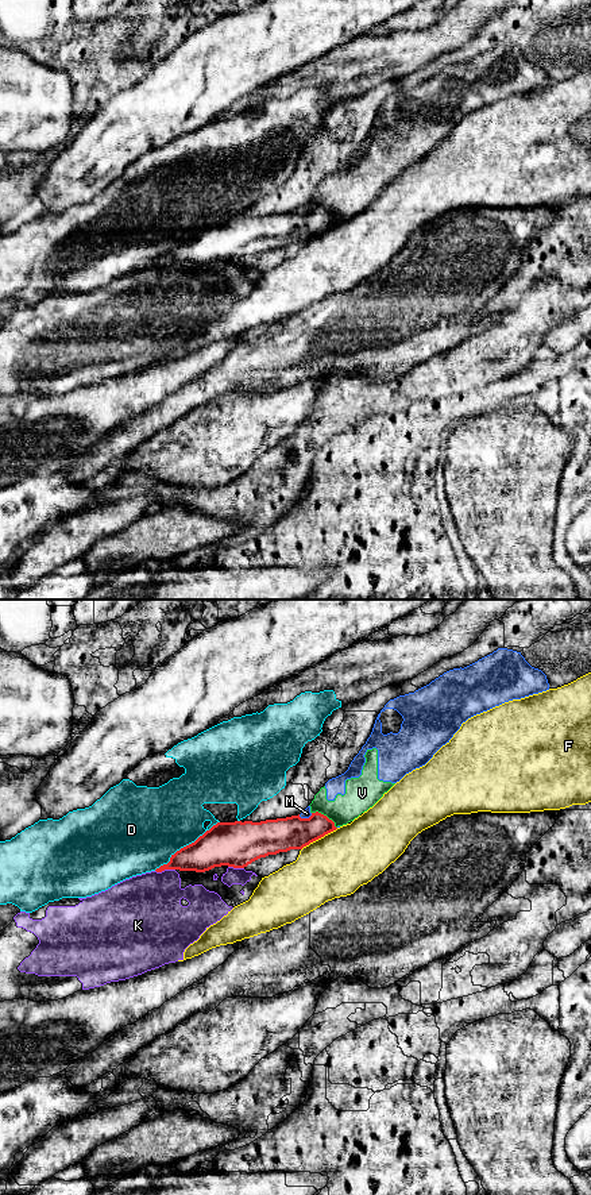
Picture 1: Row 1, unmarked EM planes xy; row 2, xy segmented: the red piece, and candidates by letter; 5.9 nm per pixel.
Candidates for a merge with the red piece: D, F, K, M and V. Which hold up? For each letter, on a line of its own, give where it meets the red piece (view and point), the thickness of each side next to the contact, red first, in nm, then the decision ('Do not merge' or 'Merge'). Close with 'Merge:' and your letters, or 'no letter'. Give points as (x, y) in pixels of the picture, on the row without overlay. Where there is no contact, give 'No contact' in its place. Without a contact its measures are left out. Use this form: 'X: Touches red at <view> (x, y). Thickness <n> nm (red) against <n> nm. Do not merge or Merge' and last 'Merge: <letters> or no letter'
D: Touches red at xy (186, 241). Thickness 260 nm (red) against 440 nm. Do not merge
F: Touches red at xy (319, 232). Thickness 200 nm (red) against 380 nm. Do not merge
K: Touches red at xy (165, 263). Thickness 190 nm (red) against 400 nm. Do not merge
M: Touches red at xy (305, 214). Thickness 200 nm (red) against 50 nm. Do not merge
V: Touches red at xy (325, 211). Thickness 190 nm (red) against 190 nm. Do not merge
Merge: no letter

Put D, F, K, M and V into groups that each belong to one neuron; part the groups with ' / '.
D / F / K / M V

